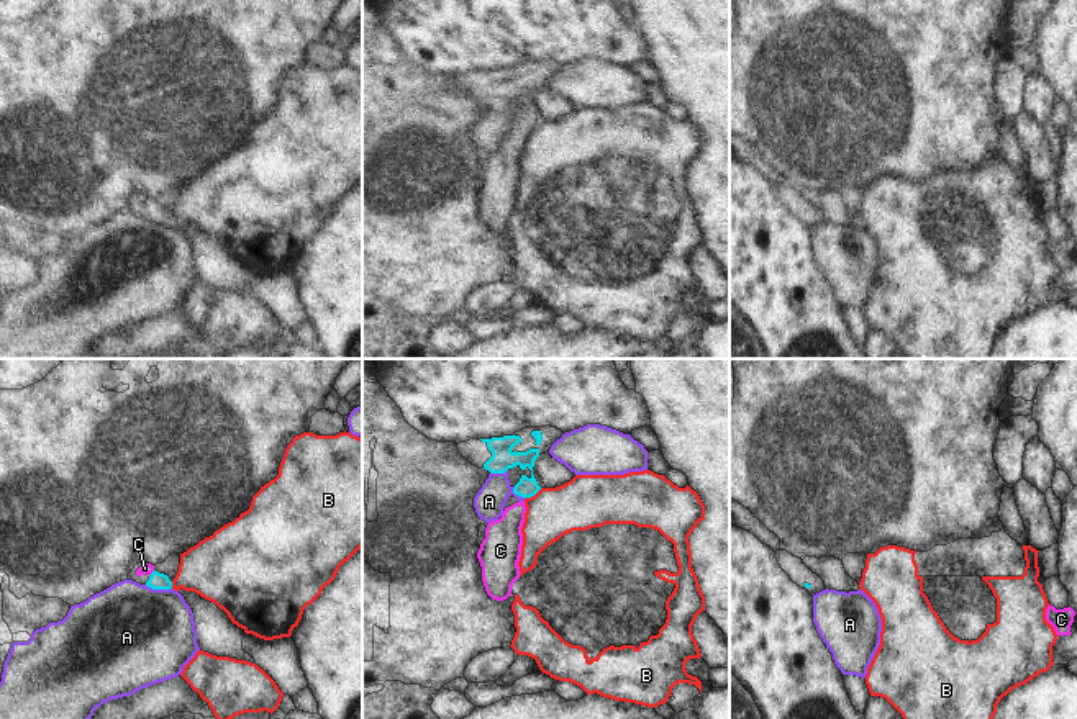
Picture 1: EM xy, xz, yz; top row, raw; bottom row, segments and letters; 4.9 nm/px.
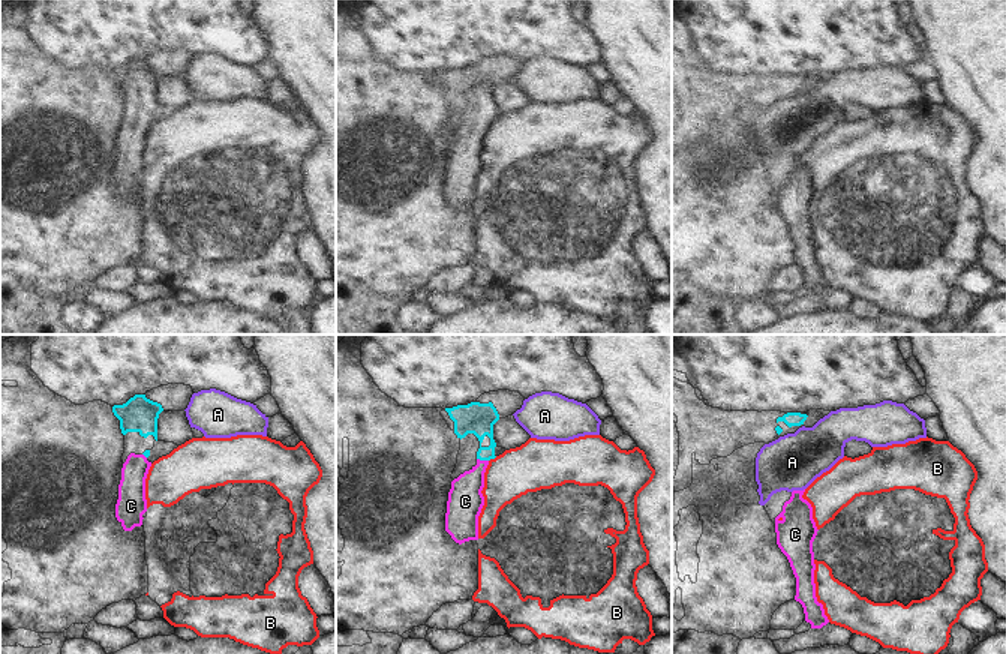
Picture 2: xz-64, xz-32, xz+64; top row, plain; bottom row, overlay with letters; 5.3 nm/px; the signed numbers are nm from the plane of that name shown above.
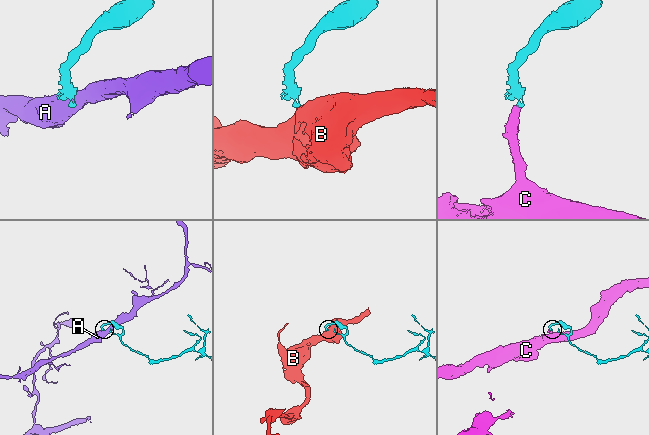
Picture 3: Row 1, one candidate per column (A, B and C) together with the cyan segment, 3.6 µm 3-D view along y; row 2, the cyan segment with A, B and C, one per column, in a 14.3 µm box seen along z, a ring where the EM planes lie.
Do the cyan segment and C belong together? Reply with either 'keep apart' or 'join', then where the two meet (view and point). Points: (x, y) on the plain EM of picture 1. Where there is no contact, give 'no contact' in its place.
join | xy (153, 205)

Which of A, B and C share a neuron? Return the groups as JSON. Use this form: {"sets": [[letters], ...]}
{"sets": [["A"], ["B"], ["C"]]}

